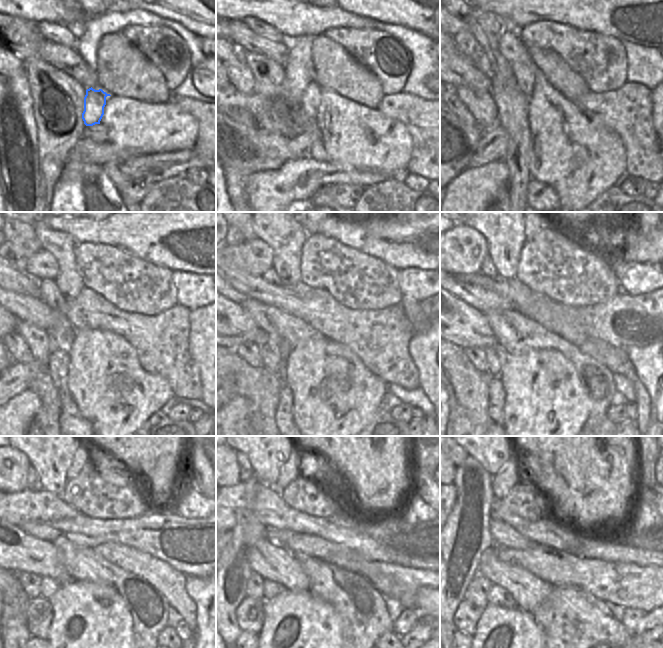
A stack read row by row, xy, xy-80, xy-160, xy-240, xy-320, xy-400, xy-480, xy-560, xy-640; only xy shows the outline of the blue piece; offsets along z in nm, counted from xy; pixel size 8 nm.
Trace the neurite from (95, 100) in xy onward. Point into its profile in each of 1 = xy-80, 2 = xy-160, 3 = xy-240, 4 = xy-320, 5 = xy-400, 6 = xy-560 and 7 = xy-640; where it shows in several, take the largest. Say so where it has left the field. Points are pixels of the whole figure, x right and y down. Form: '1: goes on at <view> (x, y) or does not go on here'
1: goes on at xy-80 (311, 98)
2: goes on at xy-160 (524, 75)
3: goes on at xy-240 (62, 245)
4: goes on at xy-320 (283, 232)
5: goes on at xy-400 (504, 232)
6: goes on at xy-560 (267, 456)
7: goes on at xy-640 (492, 456)

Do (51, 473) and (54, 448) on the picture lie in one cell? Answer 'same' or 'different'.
same

